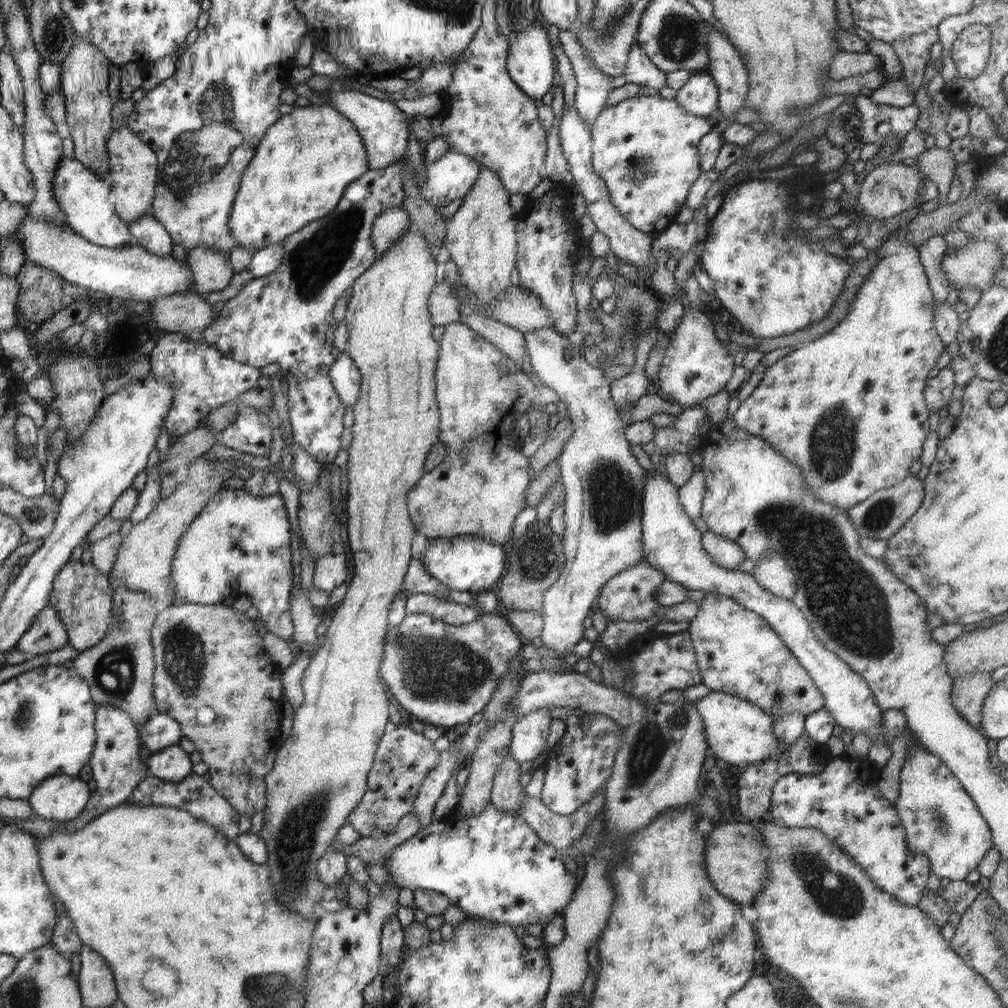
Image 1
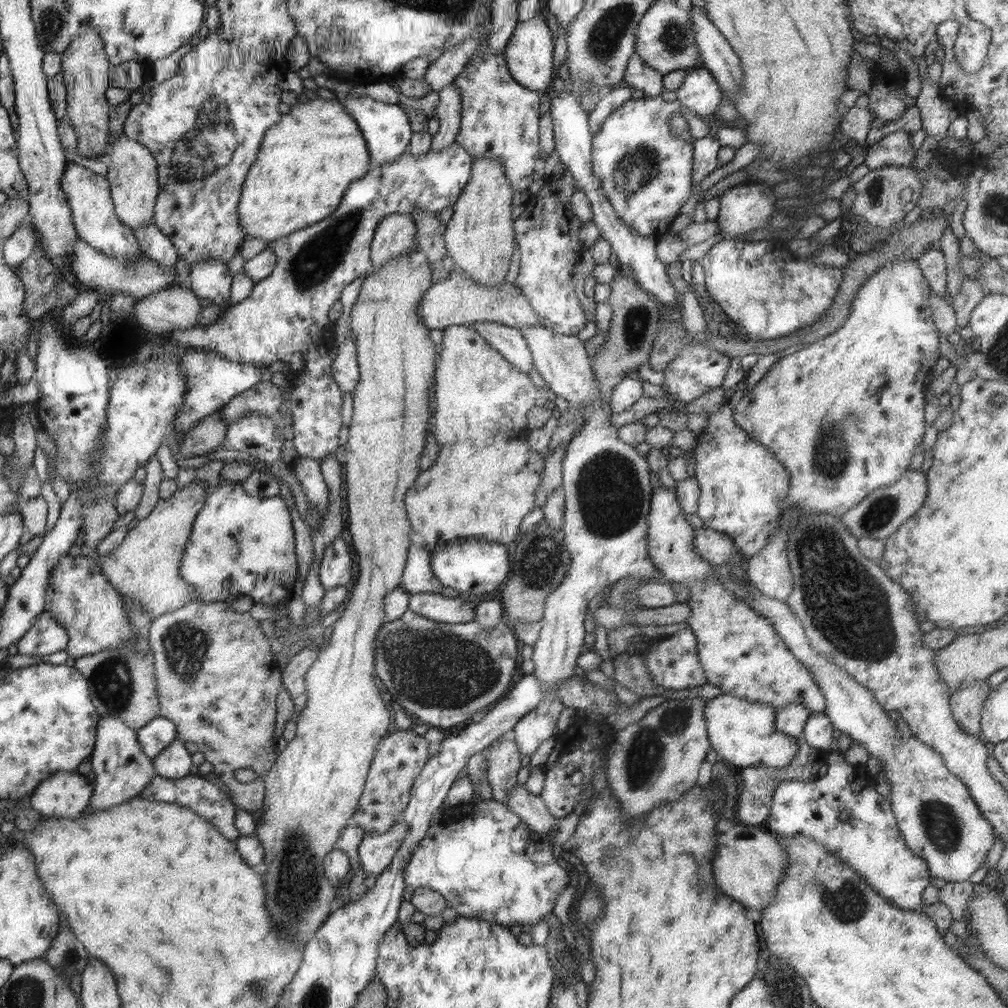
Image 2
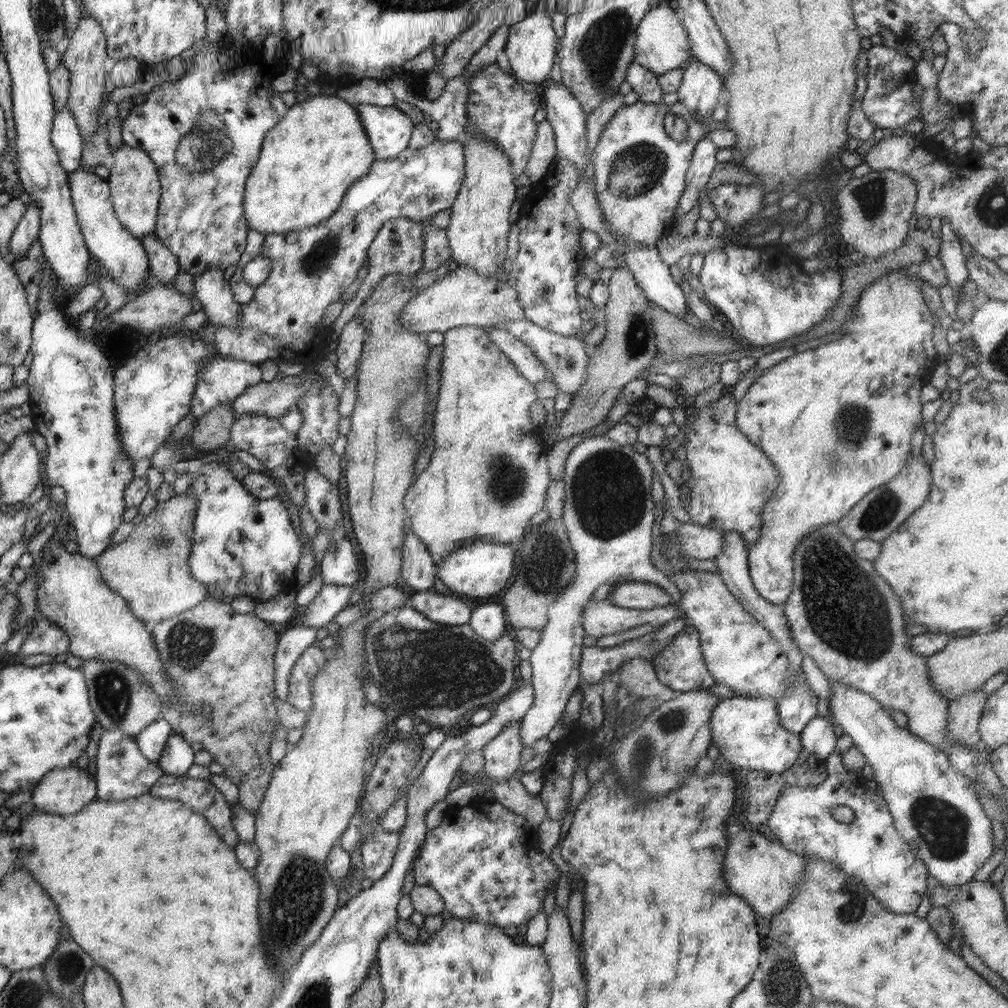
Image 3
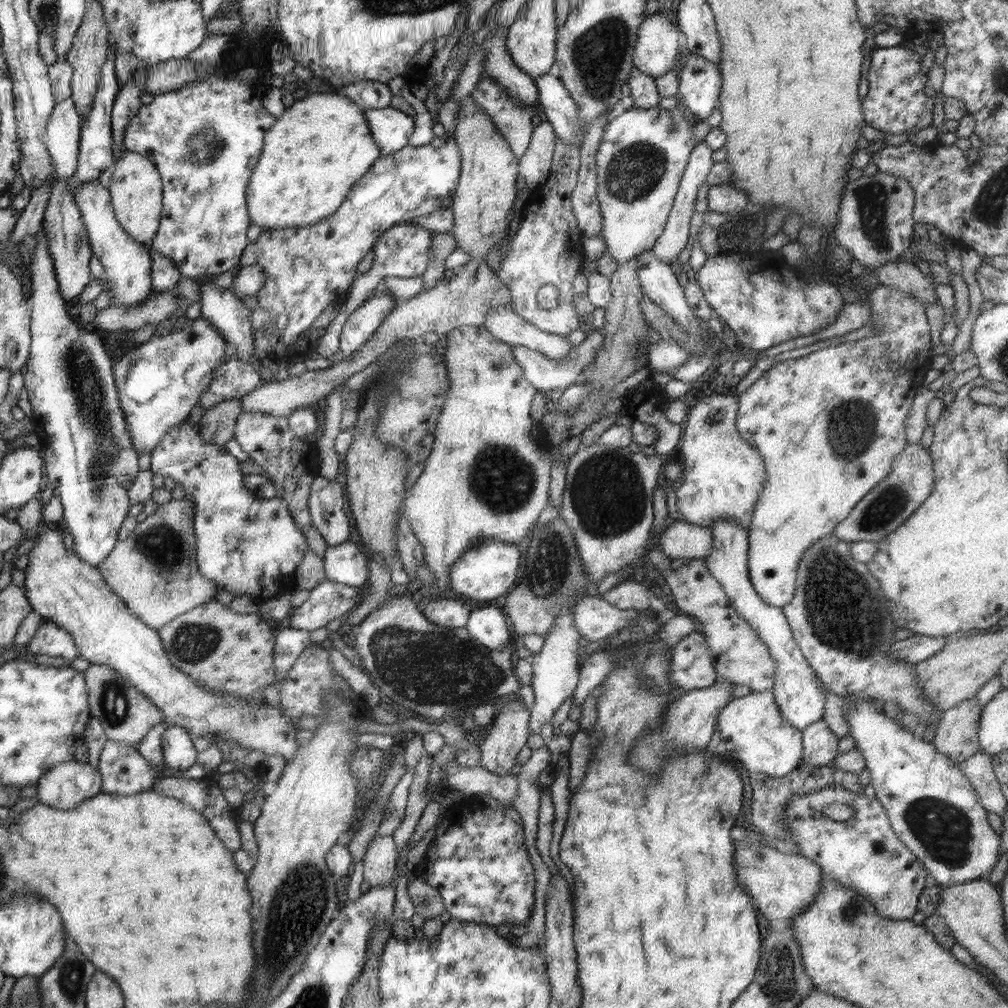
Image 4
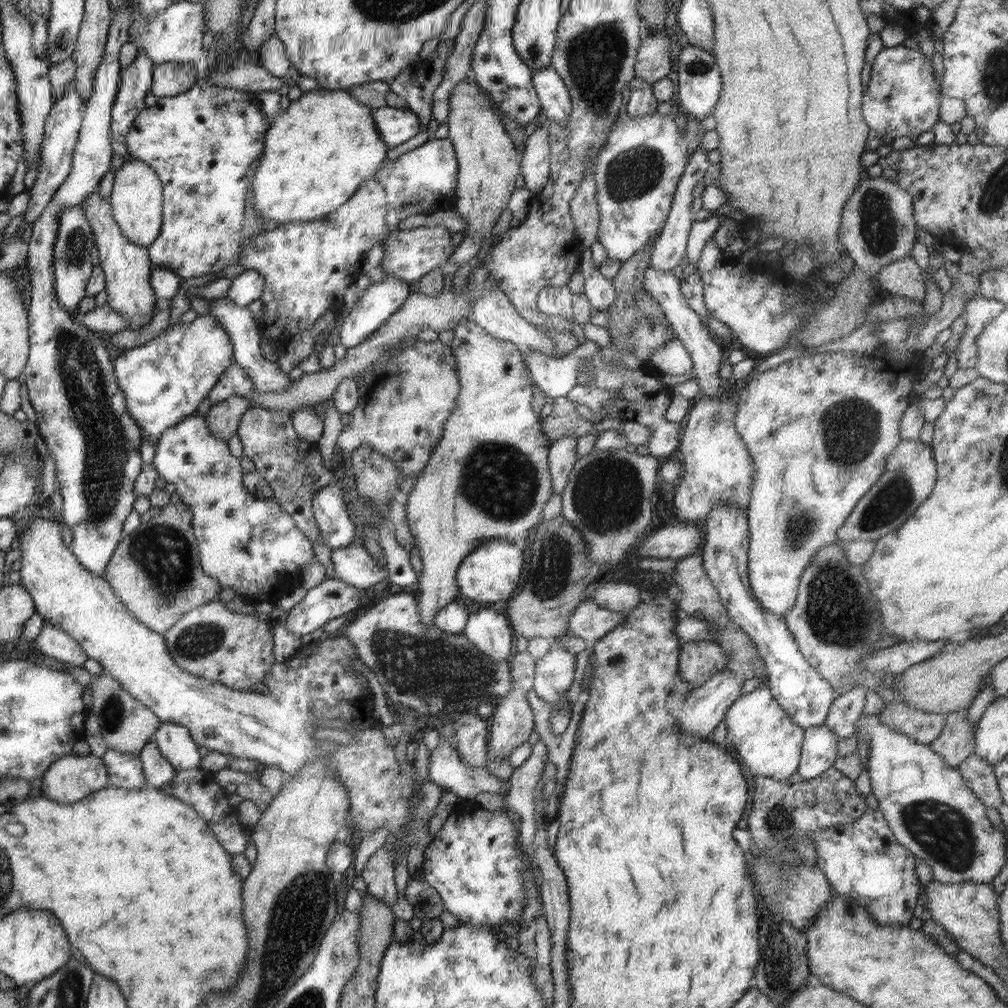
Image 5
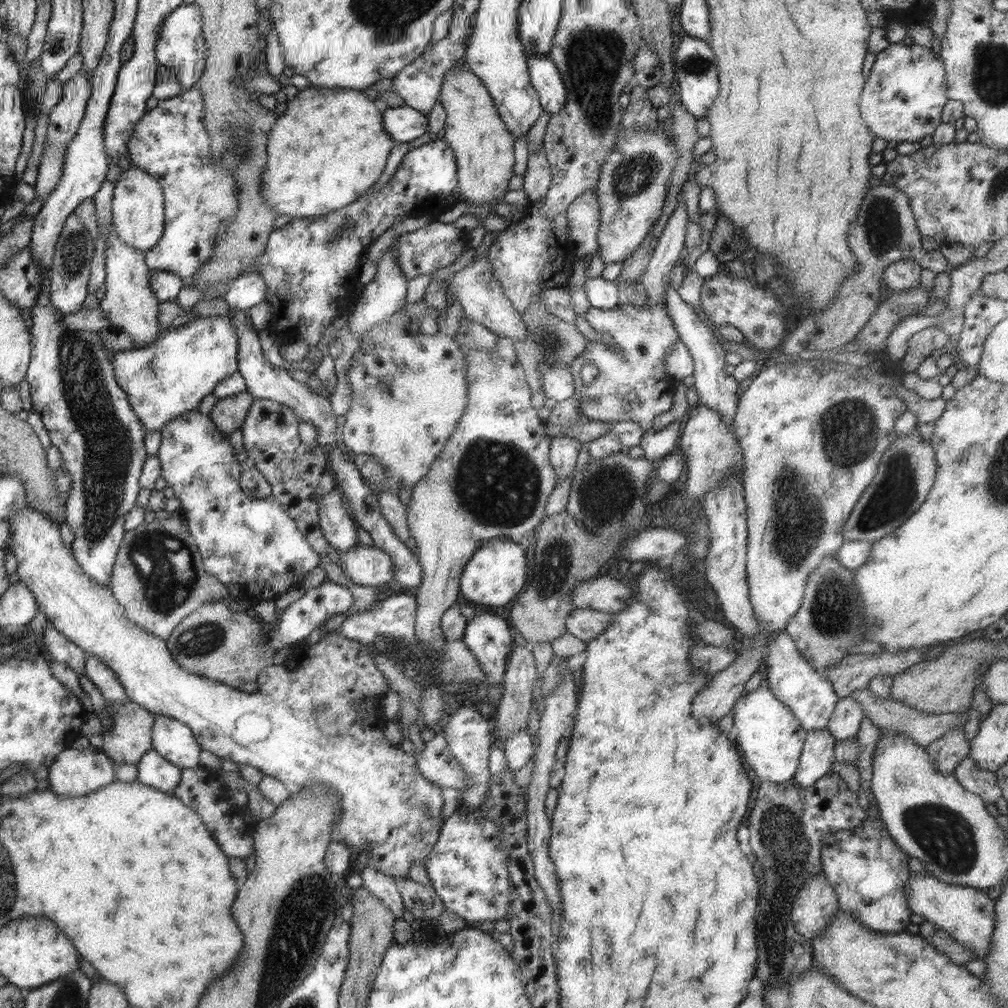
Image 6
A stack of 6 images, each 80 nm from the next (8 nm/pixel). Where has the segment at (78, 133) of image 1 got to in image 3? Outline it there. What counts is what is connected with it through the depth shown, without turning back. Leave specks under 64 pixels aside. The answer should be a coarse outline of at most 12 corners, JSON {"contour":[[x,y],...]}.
{"contour":[[84,14],[62,51],[67,107],[83,140],[99,130],[105,32]]}

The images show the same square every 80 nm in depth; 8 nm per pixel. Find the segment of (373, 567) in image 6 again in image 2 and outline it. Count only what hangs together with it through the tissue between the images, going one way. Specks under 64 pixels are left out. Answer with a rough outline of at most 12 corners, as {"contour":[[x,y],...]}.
{"contour":[[342,537],[326,546],[319,564],[325,589],[354,576],[352,552]]}

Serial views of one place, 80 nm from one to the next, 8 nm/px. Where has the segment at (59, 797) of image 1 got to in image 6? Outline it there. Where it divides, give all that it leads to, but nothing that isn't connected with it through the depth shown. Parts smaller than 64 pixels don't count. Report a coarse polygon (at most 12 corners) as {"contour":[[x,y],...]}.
{"contour":[[90,746],[69,747],[48,767],[60,796],[114,783],[113,760]]}

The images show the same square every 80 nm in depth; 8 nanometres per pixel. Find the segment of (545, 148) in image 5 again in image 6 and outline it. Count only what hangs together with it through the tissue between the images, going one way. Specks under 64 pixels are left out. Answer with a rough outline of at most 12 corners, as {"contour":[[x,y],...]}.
{"contour":[[545,147],[529,154],[522,189],[546,197],[552,172]]}

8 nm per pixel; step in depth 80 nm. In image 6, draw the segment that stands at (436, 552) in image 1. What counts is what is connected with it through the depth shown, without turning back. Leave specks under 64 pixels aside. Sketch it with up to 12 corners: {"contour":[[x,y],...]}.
{"contour":[[491,540],[466,563],[459,592],[504,606],[525,589],[525,548]]}

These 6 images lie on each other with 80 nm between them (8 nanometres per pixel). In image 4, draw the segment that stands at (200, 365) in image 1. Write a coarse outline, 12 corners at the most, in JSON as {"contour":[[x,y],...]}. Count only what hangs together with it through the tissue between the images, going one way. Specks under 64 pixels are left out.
{"contour":[[231,356],[199,404],[240,400],[262,382],[258,365]]}

